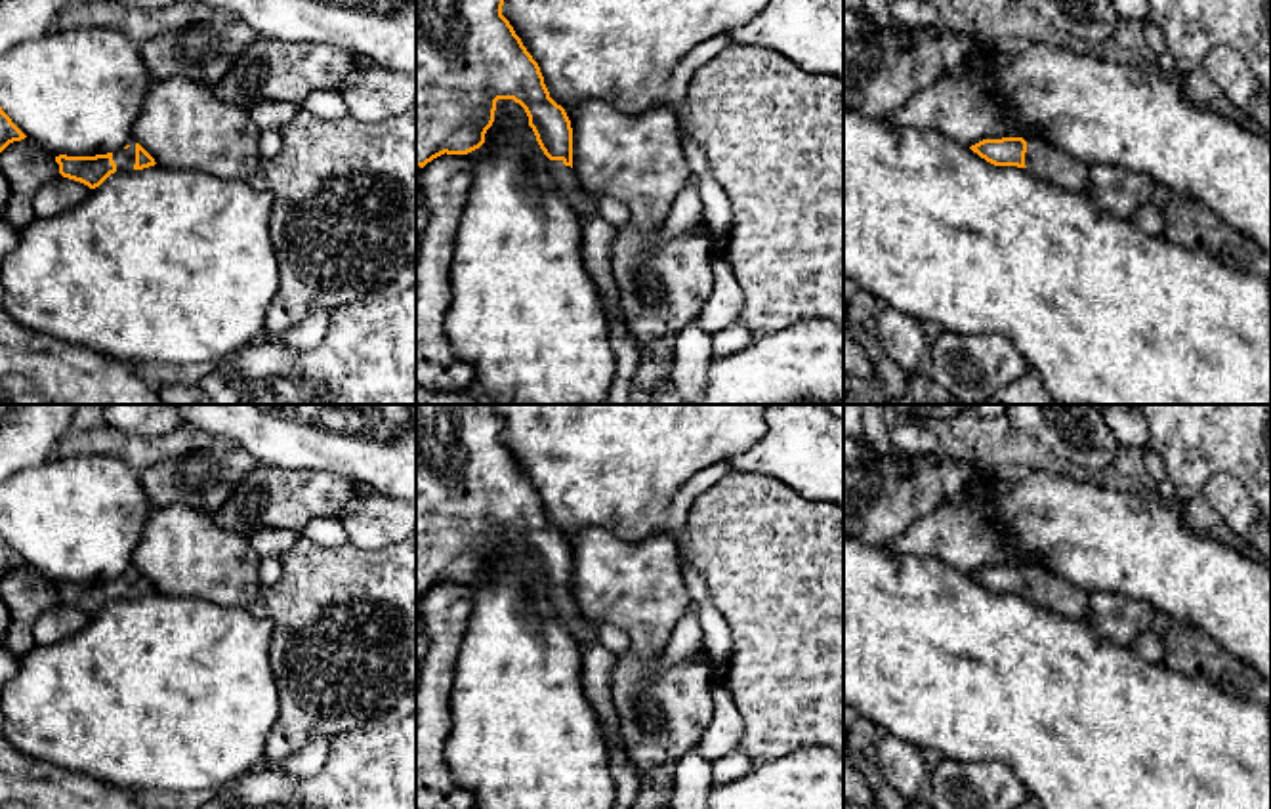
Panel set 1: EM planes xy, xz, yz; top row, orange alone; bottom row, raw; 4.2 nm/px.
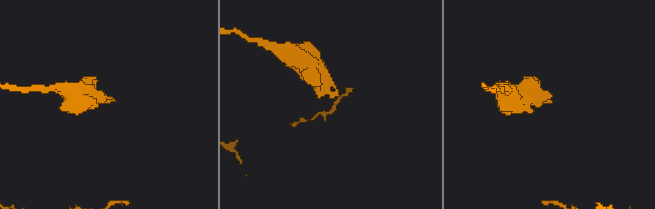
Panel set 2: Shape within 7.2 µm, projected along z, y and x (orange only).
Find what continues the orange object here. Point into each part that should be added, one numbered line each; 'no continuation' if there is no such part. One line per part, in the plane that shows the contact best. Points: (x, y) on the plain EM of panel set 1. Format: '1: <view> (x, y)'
1: yz (1050, 590)

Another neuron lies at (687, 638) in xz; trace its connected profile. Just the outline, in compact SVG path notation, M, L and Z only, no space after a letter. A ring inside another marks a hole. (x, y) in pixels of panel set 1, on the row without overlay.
M689 611L672 630L664 658L670 664L683 662L704 649L704 632L697 611Z

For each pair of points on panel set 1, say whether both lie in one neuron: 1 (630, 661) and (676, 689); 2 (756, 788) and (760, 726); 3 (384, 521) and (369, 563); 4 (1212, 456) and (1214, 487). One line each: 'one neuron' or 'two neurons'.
1: one neuron
2: two neurons
3: two neurons
4: two neurons

